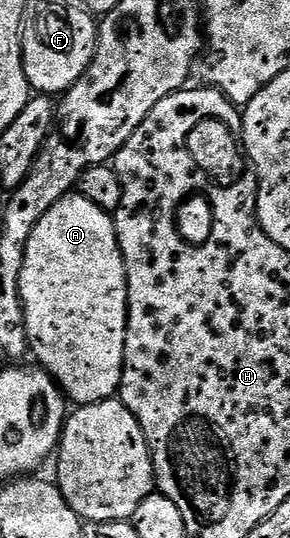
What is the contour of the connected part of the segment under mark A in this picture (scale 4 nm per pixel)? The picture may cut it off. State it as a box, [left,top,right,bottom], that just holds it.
[19,192,129,406]

